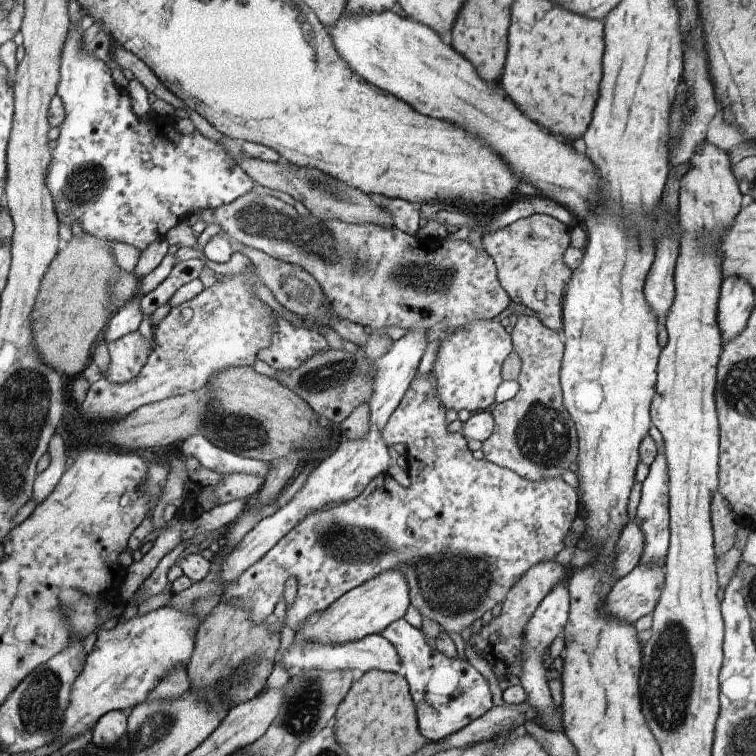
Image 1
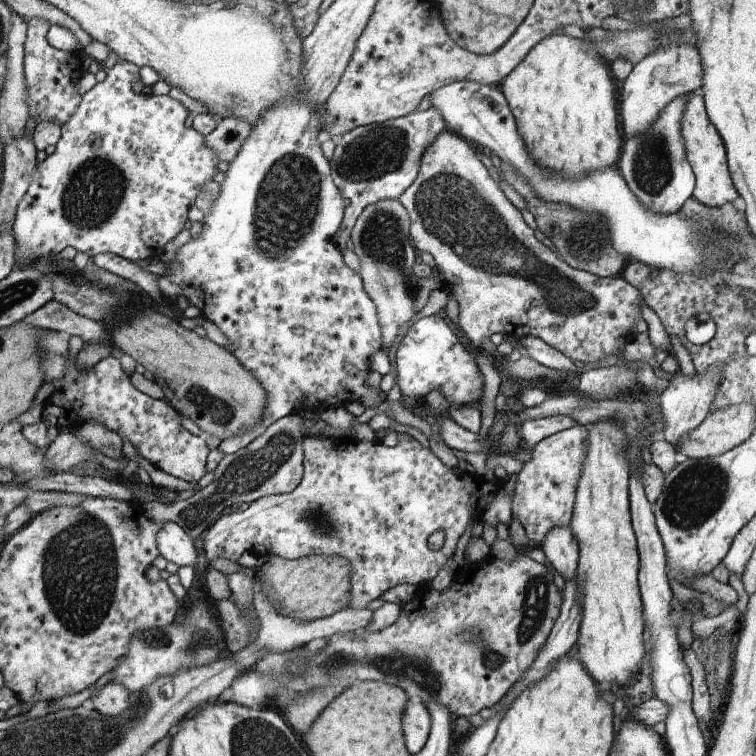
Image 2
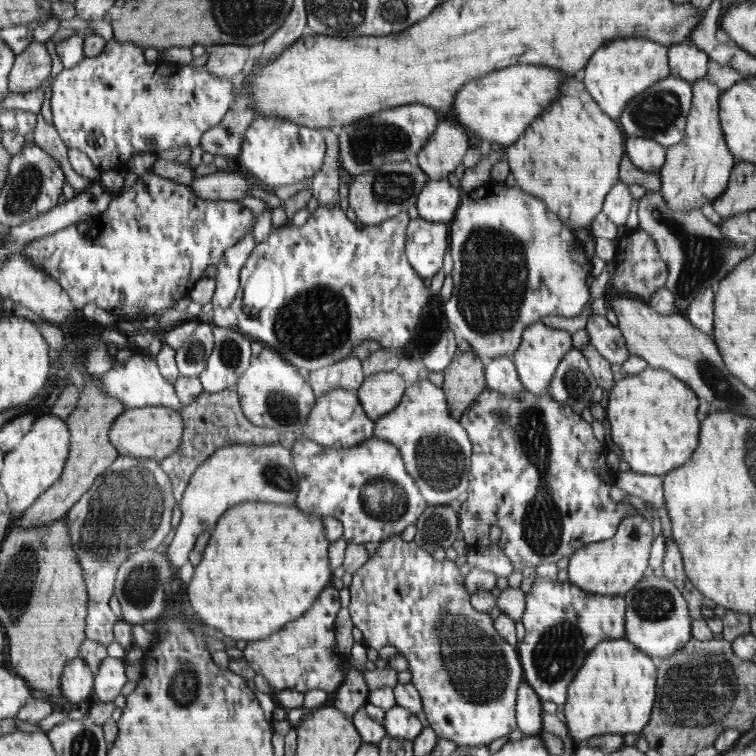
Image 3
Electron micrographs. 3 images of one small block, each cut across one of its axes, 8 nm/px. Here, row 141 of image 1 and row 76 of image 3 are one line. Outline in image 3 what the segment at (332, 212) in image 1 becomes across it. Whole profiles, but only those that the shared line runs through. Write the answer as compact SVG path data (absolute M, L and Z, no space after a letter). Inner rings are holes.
M239 44L206 46L208 62L206 68L218 78L235 79L248 66L249 48Z

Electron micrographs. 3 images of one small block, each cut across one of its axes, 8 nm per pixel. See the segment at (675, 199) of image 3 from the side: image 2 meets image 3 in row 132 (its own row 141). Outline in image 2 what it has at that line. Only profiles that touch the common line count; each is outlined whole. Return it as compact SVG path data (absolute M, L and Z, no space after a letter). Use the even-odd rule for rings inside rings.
M697 92L688 94L686 110L682 116L682 137L685 143L686 157L695 175L693 198L710 208L729 206L739 197L730 176L726 150L722 138L710 123L704 98Z

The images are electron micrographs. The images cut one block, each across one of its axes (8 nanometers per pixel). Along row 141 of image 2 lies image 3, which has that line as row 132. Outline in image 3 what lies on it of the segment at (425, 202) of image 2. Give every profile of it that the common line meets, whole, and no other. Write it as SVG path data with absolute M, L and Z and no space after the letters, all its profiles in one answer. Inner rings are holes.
M442 117L430 141L418 153L416 165L431 181L447 179L468 150L468 136L460 123Z

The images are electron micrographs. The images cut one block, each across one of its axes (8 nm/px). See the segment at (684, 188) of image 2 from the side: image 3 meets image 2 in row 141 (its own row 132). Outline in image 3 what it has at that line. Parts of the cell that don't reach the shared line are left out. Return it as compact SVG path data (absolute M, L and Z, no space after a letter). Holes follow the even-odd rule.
M670 75L634 96L617 121L627 133L627 137L648 138L668 149L681 142L685 136L685 125L691 110L691 102L692 84Z

